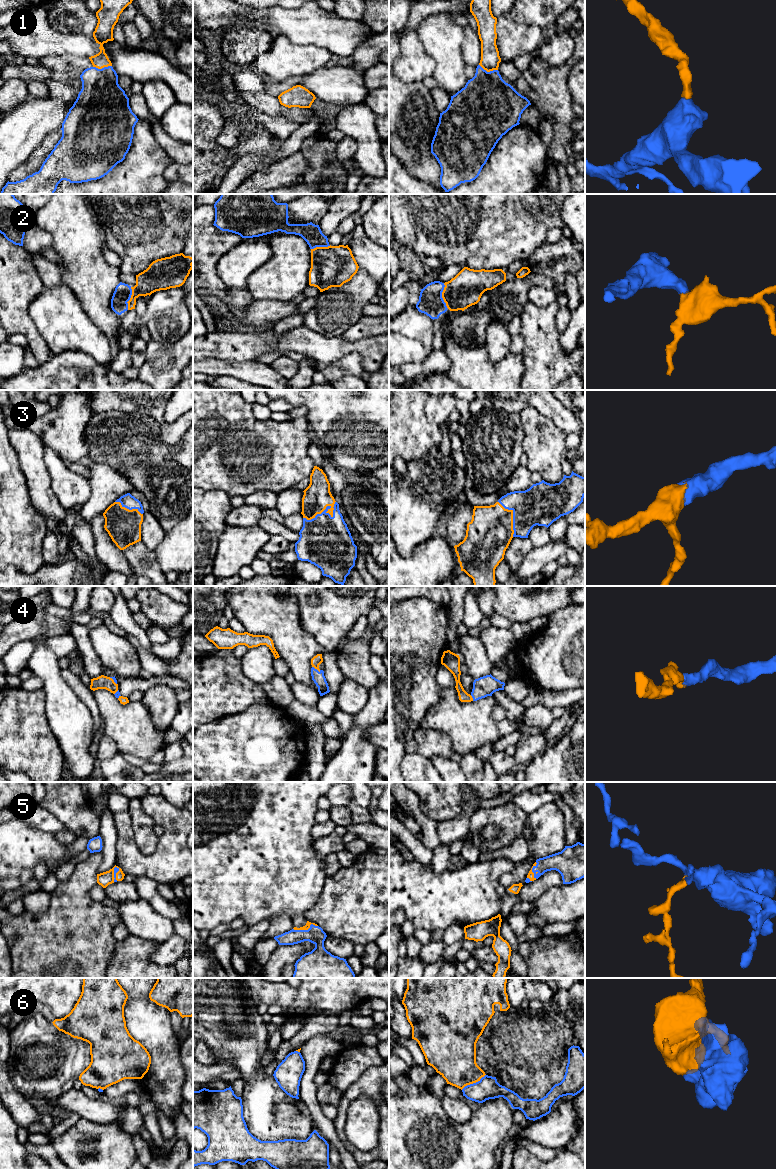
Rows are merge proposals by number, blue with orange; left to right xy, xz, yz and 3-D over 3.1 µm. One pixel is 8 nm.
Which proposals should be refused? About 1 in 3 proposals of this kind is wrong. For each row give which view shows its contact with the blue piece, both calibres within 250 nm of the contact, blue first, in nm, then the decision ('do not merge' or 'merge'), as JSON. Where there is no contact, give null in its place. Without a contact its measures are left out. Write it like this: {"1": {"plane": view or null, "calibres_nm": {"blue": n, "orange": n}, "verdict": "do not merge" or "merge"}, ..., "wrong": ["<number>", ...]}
{"1": {"plane": "xy", "calibres_nm": {"blue": 360, "orange": 120}, "verdict": "merge"}, "2": {"plane": "yz", "calibres_nm": {"blue": 200, "orange": 280}, "verdict": "merge"}, "3": {"plane": "xz", "calibres_nm": {"blue": 420, "orange": 220}, "verdict": "merge"}, "4": {"plane": "xz", "calibres_nm": {"blue": 100, "orange": 80}, "verdict": "merge"}, "5": {"plane": "xz", "calibres_nm": {"blue": 170, "orange": 50}, "verdict": "merge"}, "6": {"plane": "yz", "calibres_nm": {"blue": 180, "orange": 340}, "verdict": "do not merge"}, "wrong": ["6"]}

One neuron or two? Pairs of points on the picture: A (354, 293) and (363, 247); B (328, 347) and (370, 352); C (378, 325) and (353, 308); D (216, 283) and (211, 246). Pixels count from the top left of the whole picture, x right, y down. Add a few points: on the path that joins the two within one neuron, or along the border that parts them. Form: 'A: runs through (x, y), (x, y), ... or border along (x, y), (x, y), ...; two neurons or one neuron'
A: border along (359, 266), (376, 282); two neurons
B: runs through (338, 347), (360, 347); one neuron
C: border along (363, 316), (345, 332); two neurons
D: runs through (207, 274), (207, 255); one neuron

